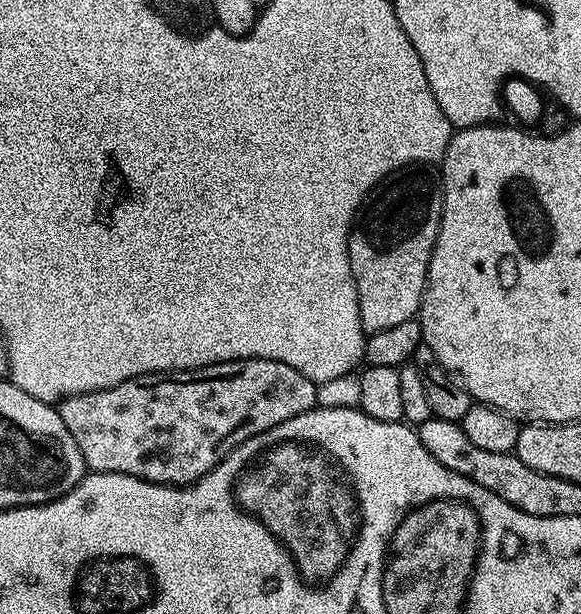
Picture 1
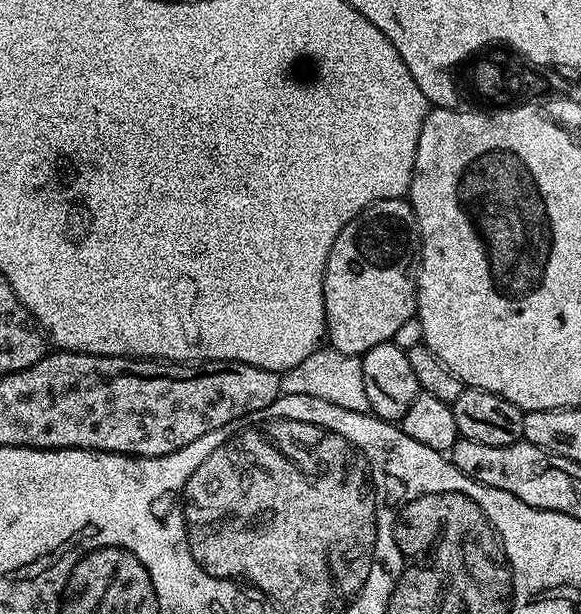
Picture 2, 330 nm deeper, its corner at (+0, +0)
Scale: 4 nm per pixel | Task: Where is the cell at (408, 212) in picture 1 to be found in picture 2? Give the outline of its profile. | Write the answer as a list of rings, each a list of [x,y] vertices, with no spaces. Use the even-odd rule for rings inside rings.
[[[407,199],[398,200],[379,200],[374,202],[366,210],[362,210],[362,214],[355,216],[349,224],[342,230],[342,234],[338,234],[338,238],[334,238],[334,246],[330,246],[330,258],[326,262],[326,274],[324,275],[324,309],[326,310],[326,340],[329,345],[338,350],[342,350],[342,354],[350,354],[351,356],[363,357],[365,352],[370,351],[374,346],[386,344],[392,341],[394,333],[407,320],[416,316],[416,278],[418,275],[417,264],[420,254],[420,229],[416,227],[416,215],[412,209],[411,203]]]

